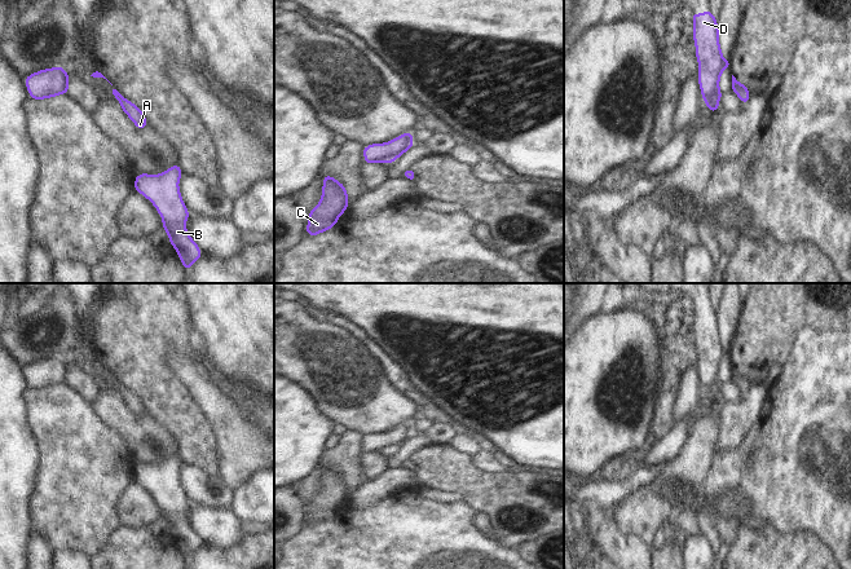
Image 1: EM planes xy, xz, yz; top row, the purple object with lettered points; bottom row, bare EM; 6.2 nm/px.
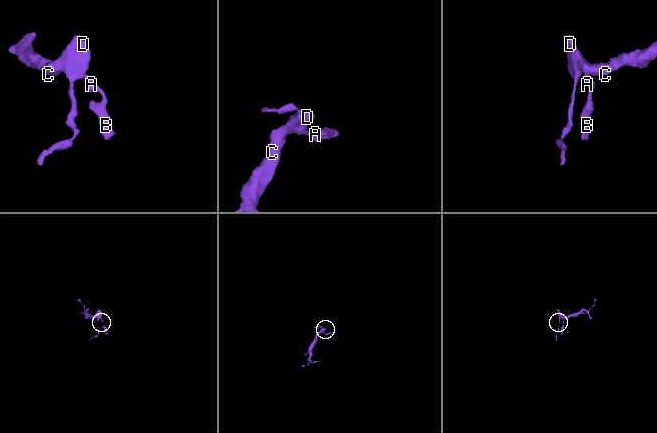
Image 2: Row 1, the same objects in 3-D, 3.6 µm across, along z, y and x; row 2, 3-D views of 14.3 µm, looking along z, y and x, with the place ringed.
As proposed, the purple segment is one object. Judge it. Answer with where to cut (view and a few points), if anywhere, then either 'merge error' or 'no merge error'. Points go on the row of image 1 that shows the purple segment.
no cut | no merge error

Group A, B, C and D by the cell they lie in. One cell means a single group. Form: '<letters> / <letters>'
A B C D

